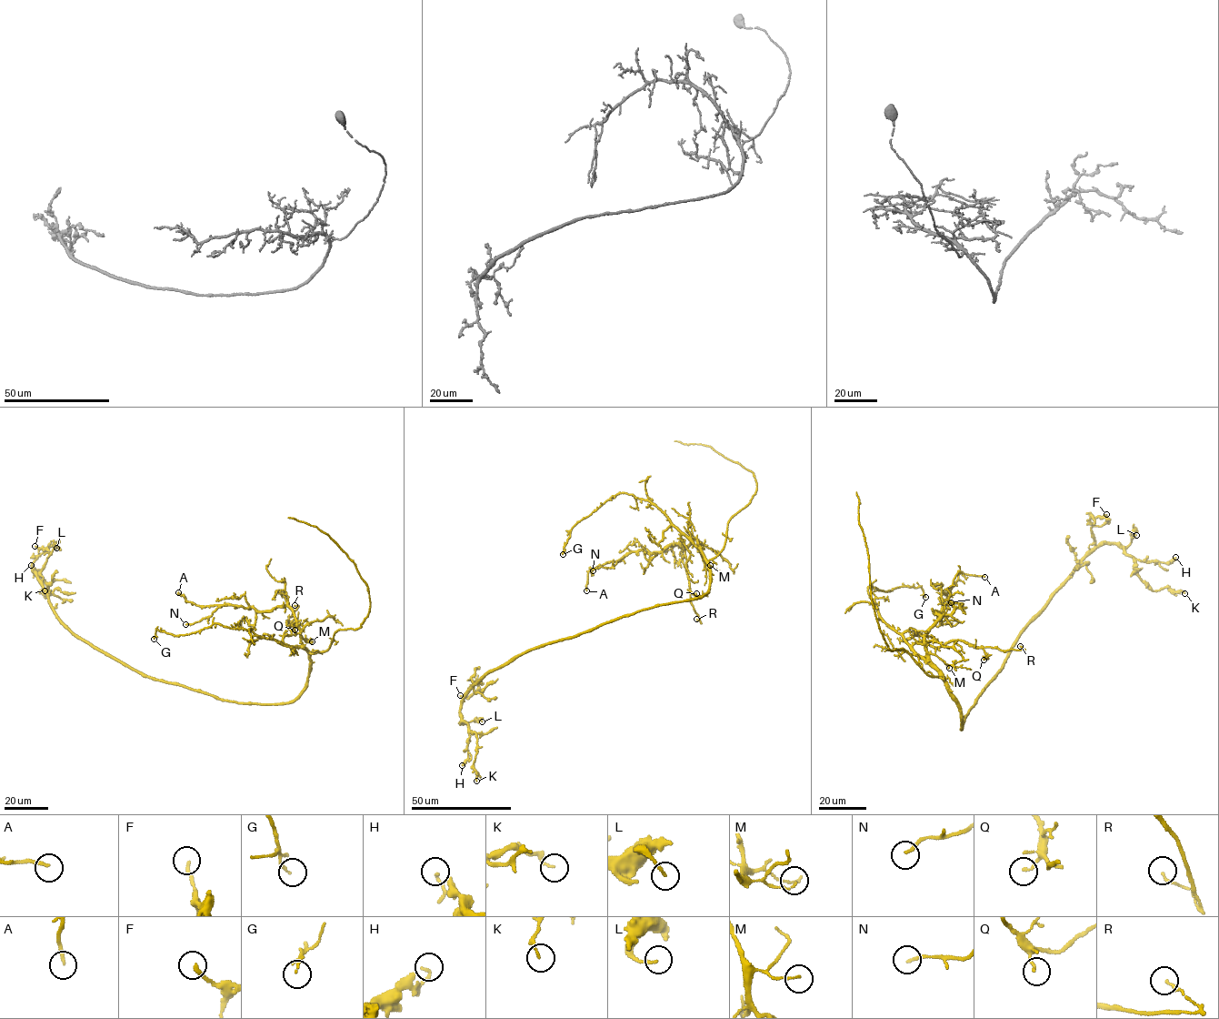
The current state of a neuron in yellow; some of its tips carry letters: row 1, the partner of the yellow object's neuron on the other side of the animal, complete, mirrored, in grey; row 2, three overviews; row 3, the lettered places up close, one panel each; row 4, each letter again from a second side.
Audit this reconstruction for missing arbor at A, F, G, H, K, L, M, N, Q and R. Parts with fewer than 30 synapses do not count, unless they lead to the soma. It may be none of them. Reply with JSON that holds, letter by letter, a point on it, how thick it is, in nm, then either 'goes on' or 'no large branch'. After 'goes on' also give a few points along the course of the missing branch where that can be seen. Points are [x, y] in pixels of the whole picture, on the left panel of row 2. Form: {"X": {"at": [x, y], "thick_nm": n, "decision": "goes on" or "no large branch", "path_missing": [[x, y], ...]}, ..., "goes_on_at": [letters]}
{"A": {"at": [178, 592], "thick_nm": 170, "decision": "no large branch"}, "F": {"at": [34, 546], "thick_nm": 200, "decision": "no large branch"}, "G": {"at": [154, 639], "thick_nm": 110, "decision": "no large branch"}, "H": {"at": [31, 565], "thick_nm": 160, "decision": "no large branch"}, "K": {"at": [44, 590], "thick_nm": 120, "decision": "no large branch"}, "L": {"at": [56, 548], "thick_nm": 140, "decision": "no large branch"}, "M": {"at": [312, 641], "thick_nm": 90, "decision": "no large branch"}, "N": {"at": [185, 624], "thick_nm": 160, "decision": "no large branch"}, "Q": {"at": [294, 630], "thick_nm": 140, "decision": "no large branch"}, "R": {"at": [294, 605], "thick_nm": 120, "decision": "no large branch"}, "goes_on_at": []}

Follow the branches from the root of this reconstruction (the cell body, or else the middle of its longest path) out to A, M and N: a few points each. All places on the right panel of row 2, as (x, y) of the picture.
A: (967, 713), (963, 730), (957, 701), (924, 638), (944, 606), (942, 592), (960, 573), (984, 577)
M: (967, 713), (963, 730), (957, 701), (929, 654), (936, 655), (949, 668)
N: (967, 713), (963, 730), (957, 701), (925, 648), (942, 592), (951, 602)

